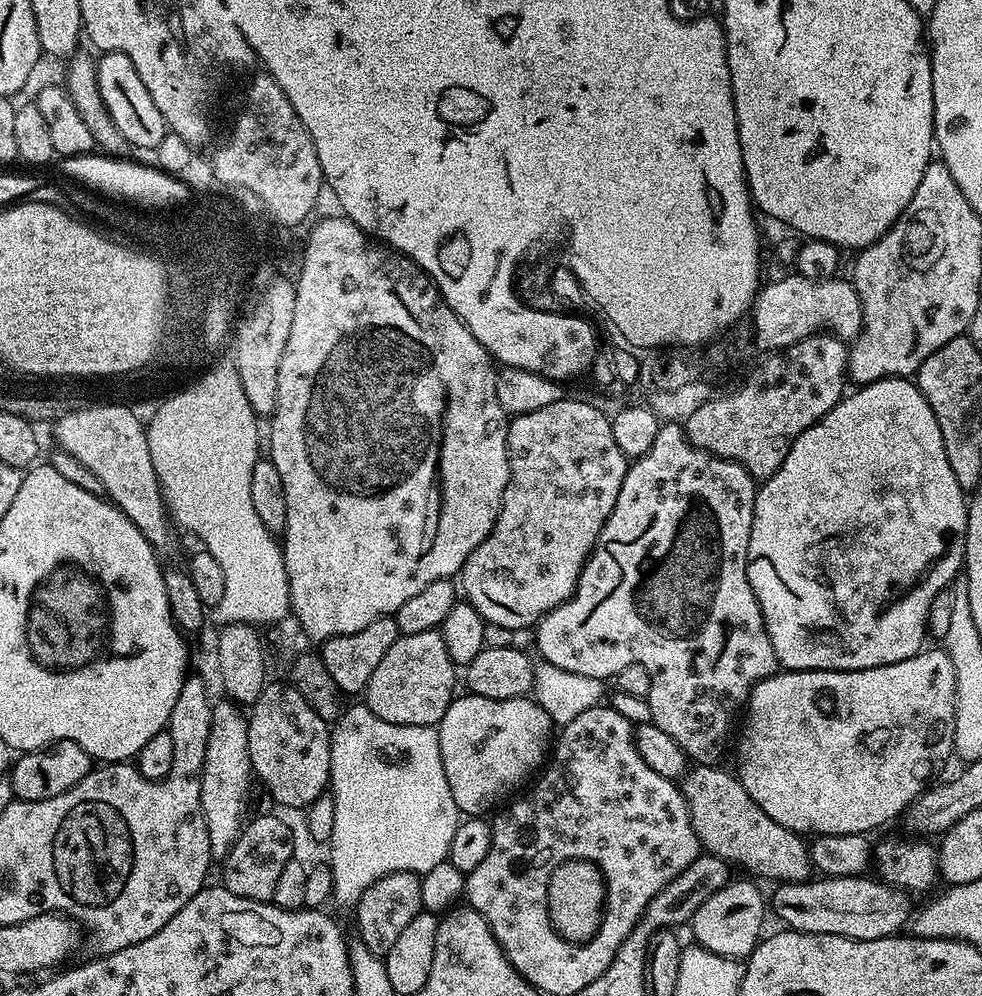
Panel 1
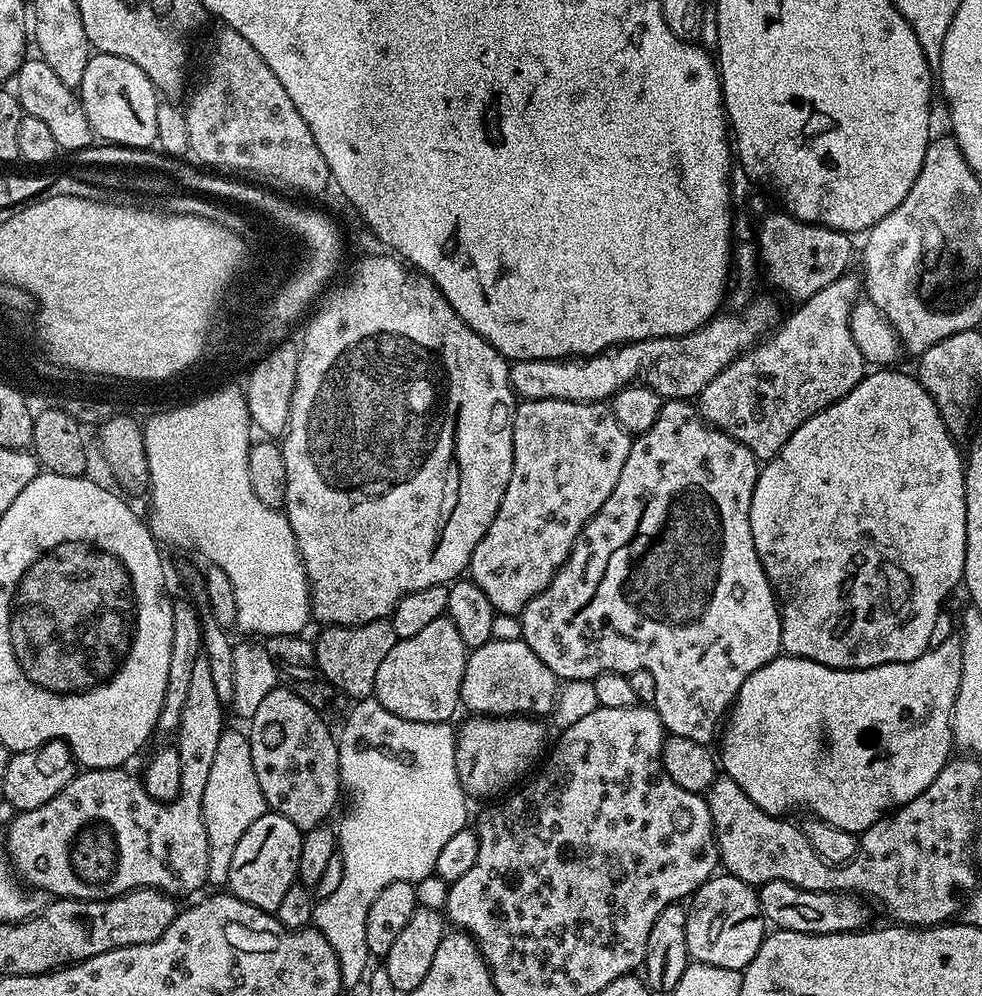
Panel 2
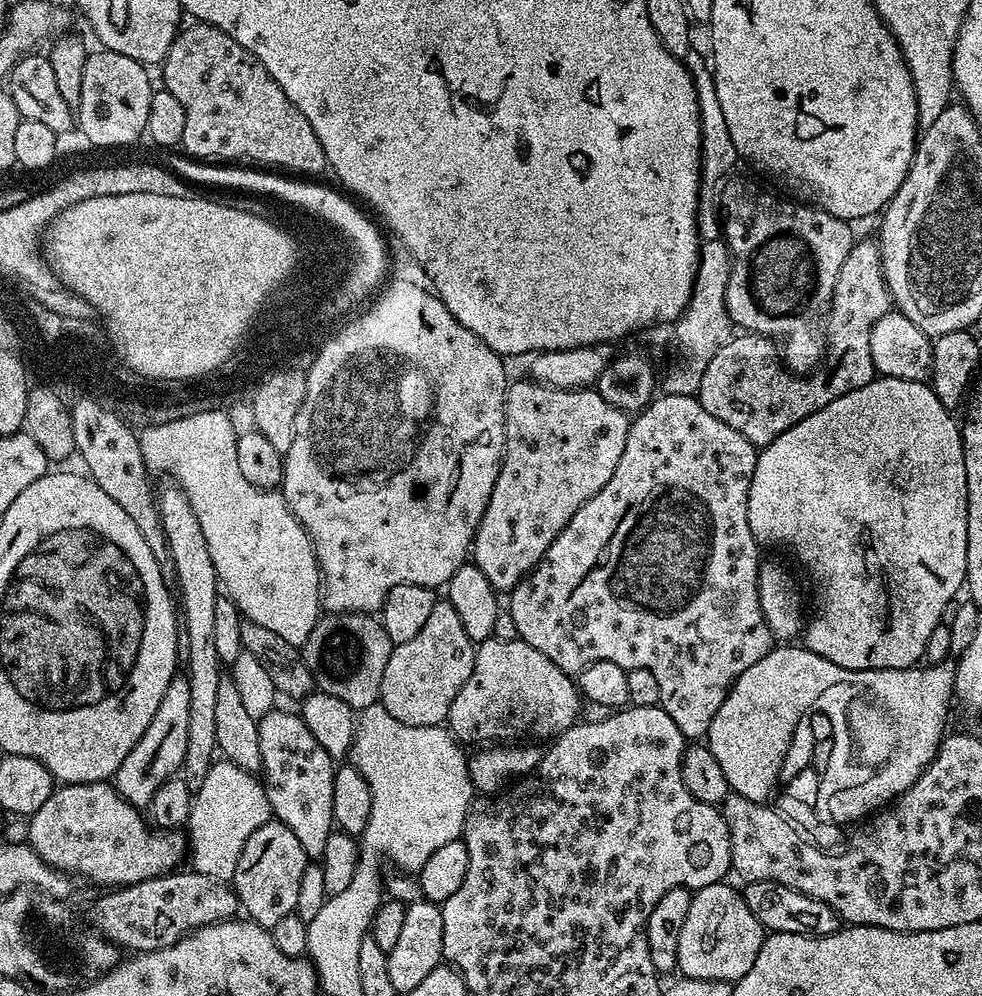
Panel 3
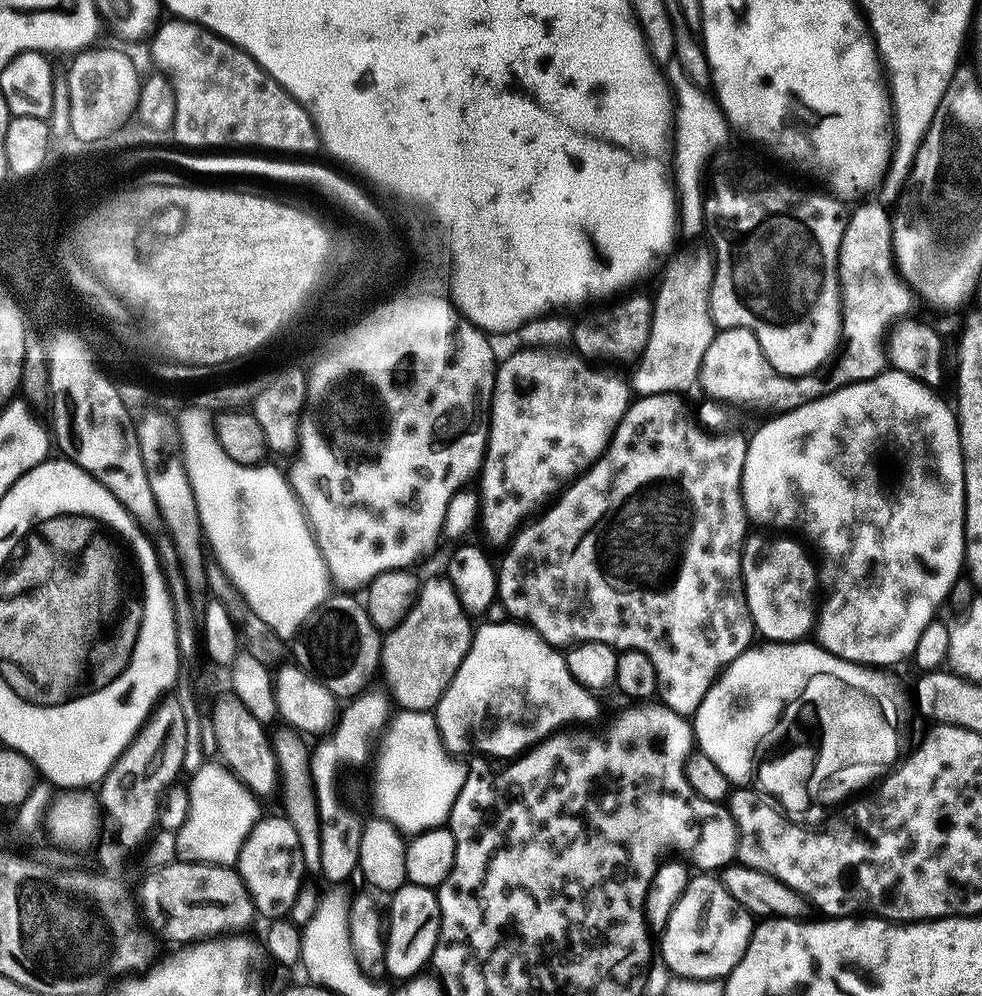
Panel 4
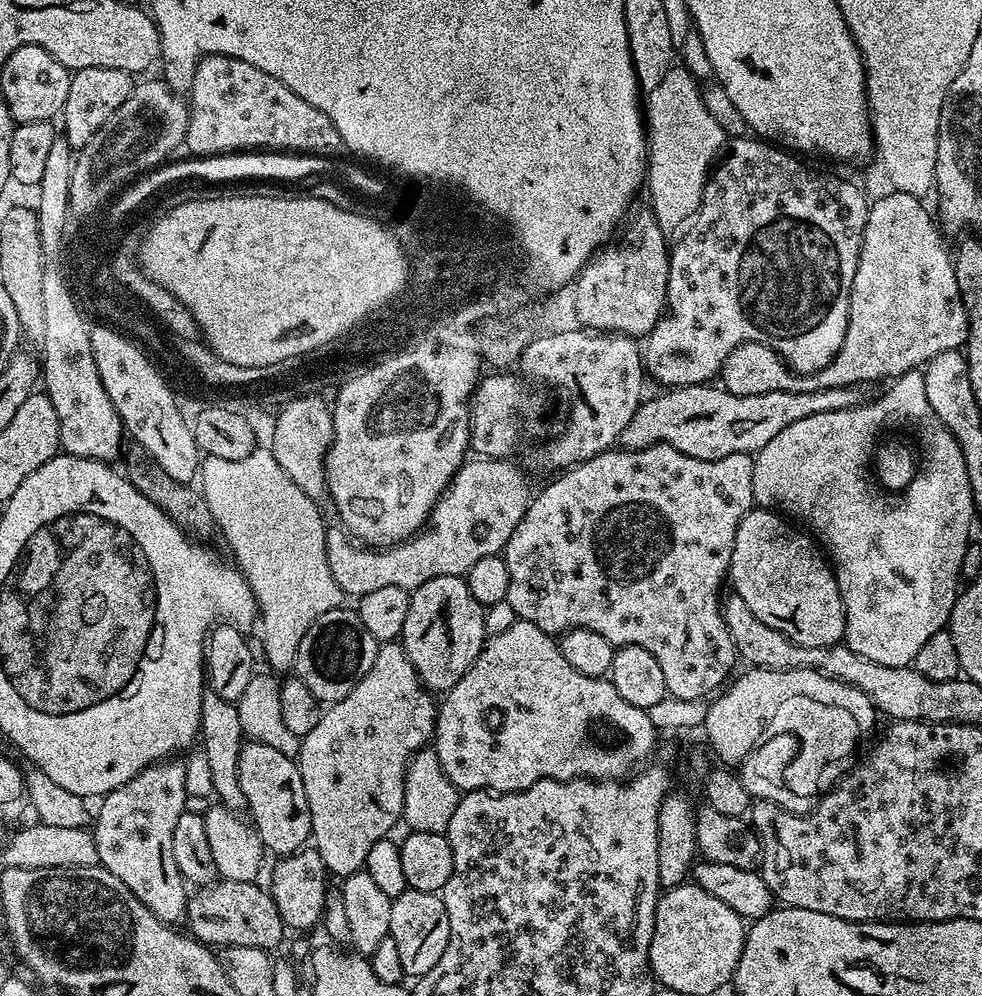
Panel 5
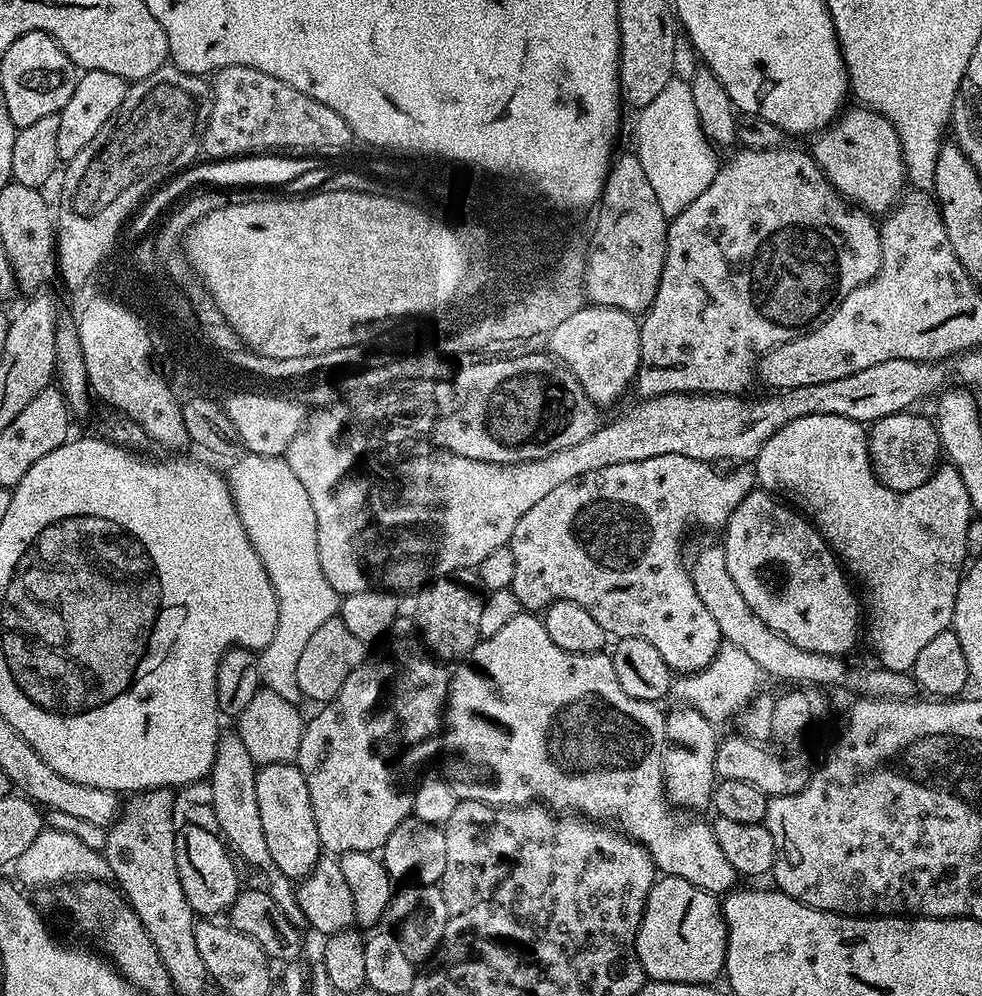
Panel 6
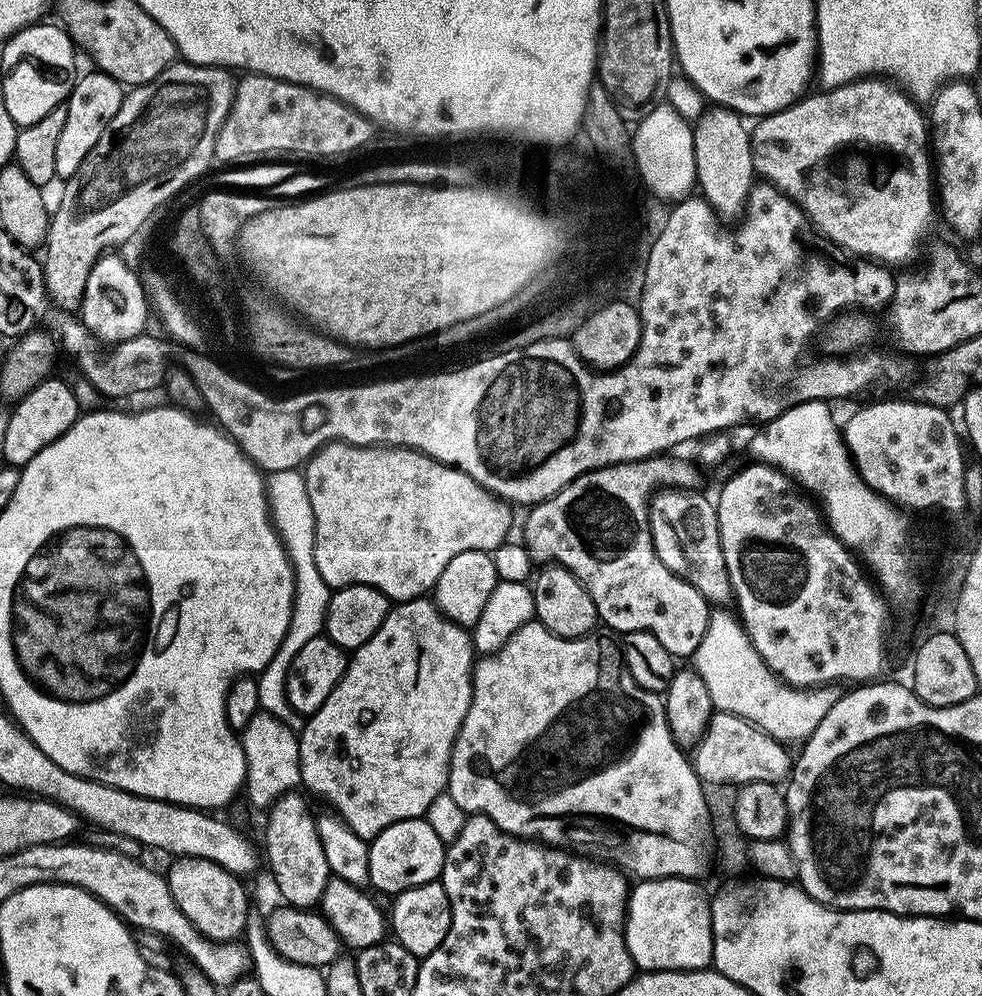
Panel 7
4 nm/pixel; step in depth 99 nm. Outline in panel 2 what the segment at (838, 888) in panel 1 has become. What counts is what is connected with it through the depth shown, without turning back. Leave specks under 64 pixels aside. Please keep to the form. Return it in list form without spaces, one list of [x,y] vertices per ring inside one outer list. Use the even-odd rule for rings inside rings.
[[[775,880],[759,885],[758,895],[760,915],[776,930],[805,932],[821,936],[822,934],[838,934],[839,932],[859,932],[869,927],[869,905],[861,897],[850,892],[802,890],[790,882]]]

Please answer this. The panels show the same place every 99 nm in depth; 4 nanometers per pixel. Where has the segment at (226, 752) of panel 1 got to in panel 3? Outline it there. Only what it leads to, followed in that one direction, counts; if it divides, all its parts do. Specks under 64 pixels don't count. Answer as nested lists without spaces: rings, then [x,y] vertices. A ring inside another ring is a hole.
[[[223,758],[213,763],[197,788],[200,789],[197,792],[195,789],[192,796],[192,809],[186,825],[191,871],[211,880],[231,881],[241,848],[250,834],[273,819],[271,804],[263,783],[253,773]]]

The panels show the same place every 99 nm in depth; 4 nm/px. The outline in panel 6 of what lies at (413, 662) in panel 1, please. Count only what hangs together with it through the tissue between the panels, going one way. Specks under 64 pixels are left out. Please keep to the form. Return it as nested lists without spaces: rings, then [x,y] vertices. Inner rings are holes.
[[[437,578],[427,585],[419,596],[420,605],[416,608],[414,620],[423,643],[441,661],[463,661],[482,639],[480,627],[484,602],[481,593],[471,592],[466,585],[459,584],[456,578]]]

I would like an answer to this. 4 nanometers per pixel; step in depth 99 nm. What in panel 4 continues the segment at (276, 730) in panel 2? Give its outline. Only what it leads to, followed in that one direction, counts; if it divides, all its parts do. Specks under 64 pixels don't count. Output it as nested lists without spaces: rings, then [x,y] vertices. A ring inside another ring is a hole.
[[[280,726],[271,735],[272,748],[275,750],[276,765],[280,779],[280,795],[284,802],[285,817],[291,822],[295,833],[298,834],[299,846],[303,854],[305,873],[319,877],[322,874],[321,834],[319,804],[316,800],[315,785],[312,782],[311,751],[309,745],[297,731],[288,726]]]

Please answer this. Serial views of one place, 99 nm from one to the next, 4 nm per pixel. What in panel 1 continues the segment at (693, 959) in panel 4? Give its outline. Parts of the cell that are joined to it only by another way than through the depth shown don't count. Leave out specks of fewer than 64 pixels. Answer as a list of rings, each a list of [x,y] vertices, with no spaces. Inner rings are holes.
[[[729,879],[726,886],[714,890],[714,894],[710,894],[710,898],[706,898],[702,906],[698,906],[691,918],[690,929],[692,928],[692,936],[696,939],[693,941],[699,947],[719,956],[729,956],[732,960],[743,961],[751,956],[765,931],[766,896],[751,884],[751,879],[748,880]]]

